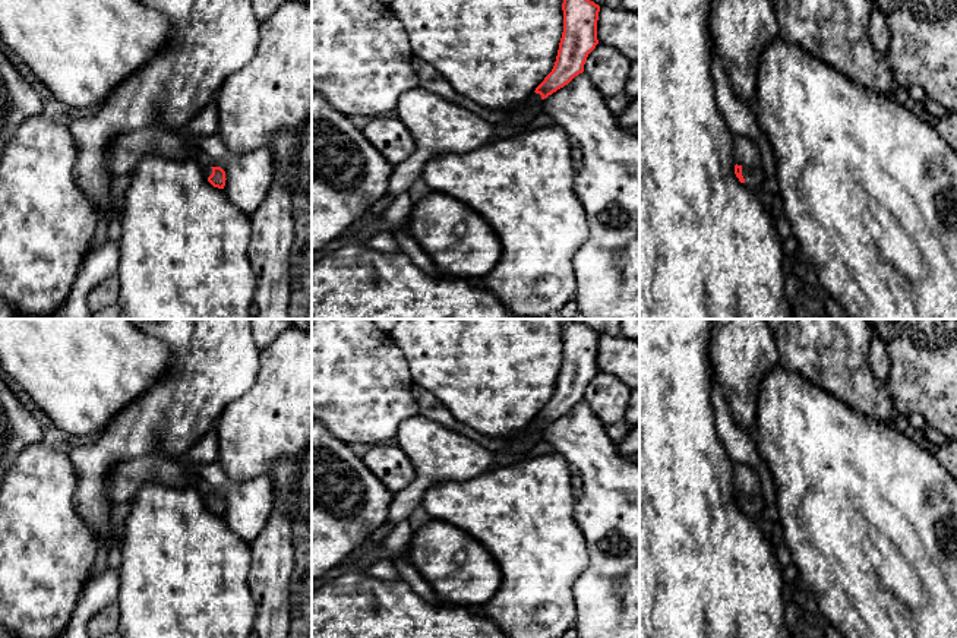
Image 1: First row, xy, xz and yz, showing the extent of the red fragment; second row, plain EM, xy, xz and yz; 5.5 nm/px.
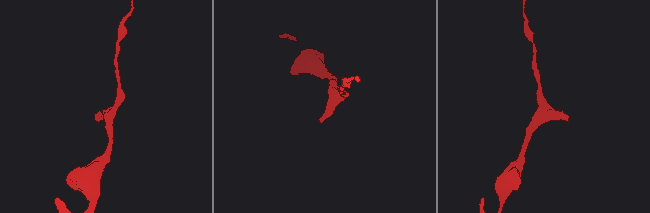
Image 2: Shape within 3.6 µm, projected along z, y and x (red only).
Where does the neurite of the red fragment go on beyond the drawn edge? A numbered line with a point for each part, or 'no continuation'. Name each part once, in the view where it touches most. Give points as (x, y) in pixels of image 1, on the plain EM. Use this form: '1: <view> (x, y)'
1: yz (754, 505)

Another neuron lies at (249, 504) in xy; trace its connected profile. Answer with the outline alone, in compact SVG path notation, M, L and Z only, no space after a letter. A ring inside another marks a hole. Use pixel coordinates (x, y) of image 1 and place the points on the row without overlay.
M142 455L116 465L108 474L105 489L111 505L132 499L148 481L174 487L195 484L202 495L221 495L227 506L225 522L249 544L266 525L275 500L272 478L268 474L234 481L227 477L218 461L202 465L186 458Z

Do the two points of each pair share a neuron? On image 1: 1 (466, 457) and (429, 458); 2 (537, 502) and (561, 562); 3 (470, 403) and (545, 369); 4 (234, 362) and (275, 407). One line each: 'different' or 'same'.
1: same
2: same
3: same
4: different

